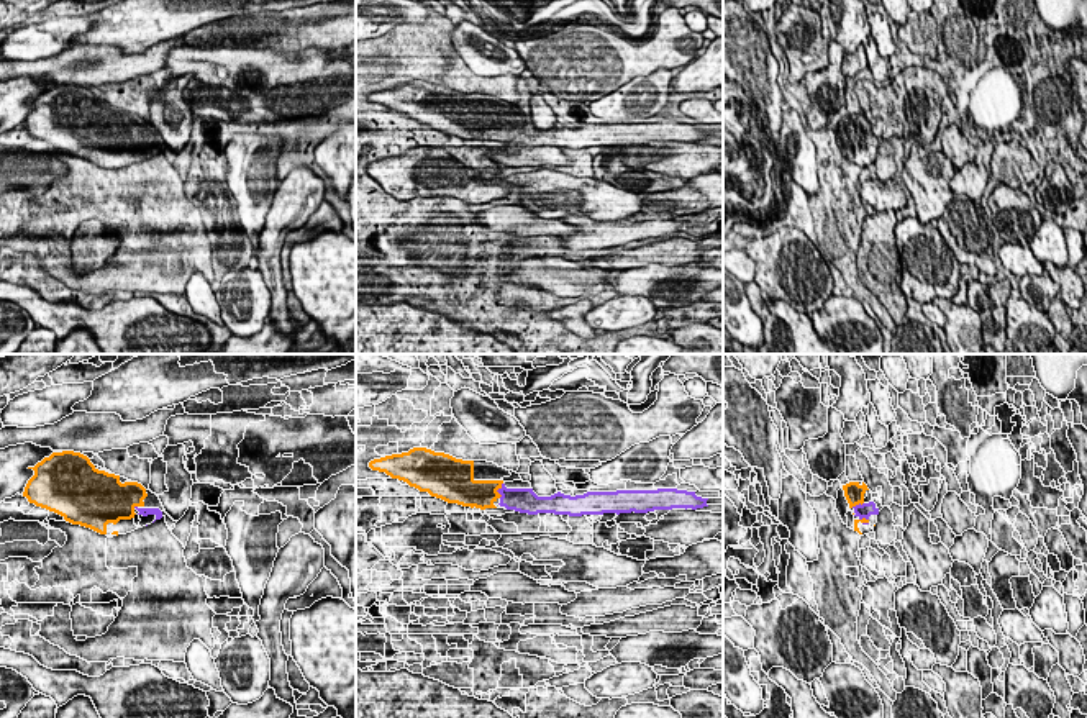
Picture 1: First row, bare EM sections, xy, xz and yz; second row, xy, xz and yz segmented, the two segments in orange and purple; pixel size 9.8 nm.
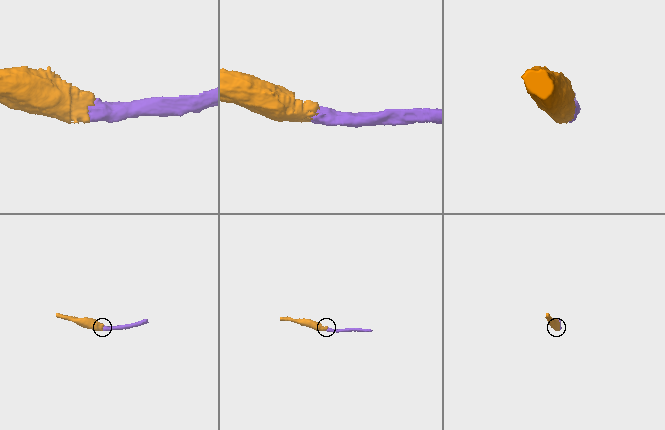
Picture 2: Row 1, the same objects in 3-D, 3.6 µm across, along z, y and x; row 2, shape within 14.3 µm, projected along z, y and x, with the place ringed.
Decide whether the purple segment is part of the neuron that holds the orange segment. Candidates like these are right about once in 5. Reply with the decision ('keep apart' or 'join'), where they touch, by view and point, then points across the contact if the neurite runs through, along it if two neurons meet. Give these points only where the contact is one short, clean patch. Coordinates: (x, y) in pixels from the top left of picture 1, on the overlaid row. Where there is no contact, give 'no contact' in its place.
join | xz (497, 489) | across xz (481, 494), (497, 489), (512, 499)

